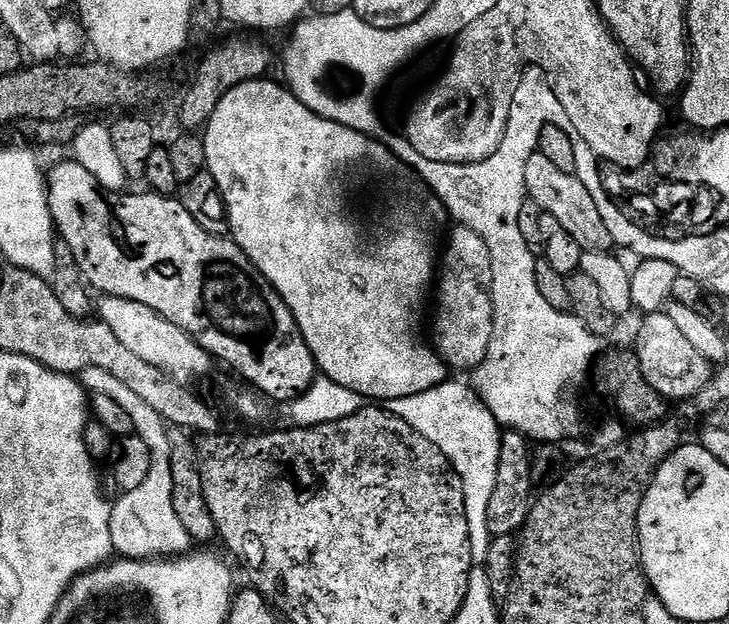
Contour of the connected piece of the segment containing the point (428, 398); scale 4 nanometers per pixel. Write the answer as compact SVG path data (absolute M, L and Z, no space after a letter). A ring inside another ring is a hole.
M445 382L426 390L422 394L414 394L410 398L398 398L387 401L388 411L393 412L398 418L402 418L422 438L434 442L442 454L452 464L452 469L462 478L464 487L464 497L466 498L466 518L468 519L468 529L470 530L470 546L472 547L473 565L483 565L488 553L488 527L486 526L486 506L490 506L490 494L494 494L494 482L498 478L498 454L500 453L500 438L502 435L502 425L496 421L494 414L480 400L480 395L476 393L475 387L464 384L452 384Z

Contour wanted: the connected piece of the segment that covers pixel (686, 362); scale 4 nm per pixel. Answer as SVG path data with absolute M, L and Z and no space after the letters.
M667 311L650 312L643 319L640 333L636 336L634 355L646 382L650 382L653 390L668 402L683 402L698 394L698 390L702 390L712 378L713 361L702 358L702 354L694 350L694 346L679 332L674 318L670 318Z

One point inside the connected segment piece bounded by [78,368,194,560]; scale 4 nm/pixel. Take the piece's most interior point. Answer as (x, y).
(143, 526)

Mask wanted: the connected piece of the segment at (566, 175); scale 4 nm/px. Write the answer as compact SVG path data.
M537 150L526 162L526 170L522 173L526 185L527 199L533 200L541 212L554 214L559 224L574 237L574 242L582 246L585 252L606 252L613 247L610 230L606 230L606 222L602 222L602 214L598 214L598 206L594 206L594 198L590 198L590 190L582 186L575 174L558 170L554 162L548 161Z

